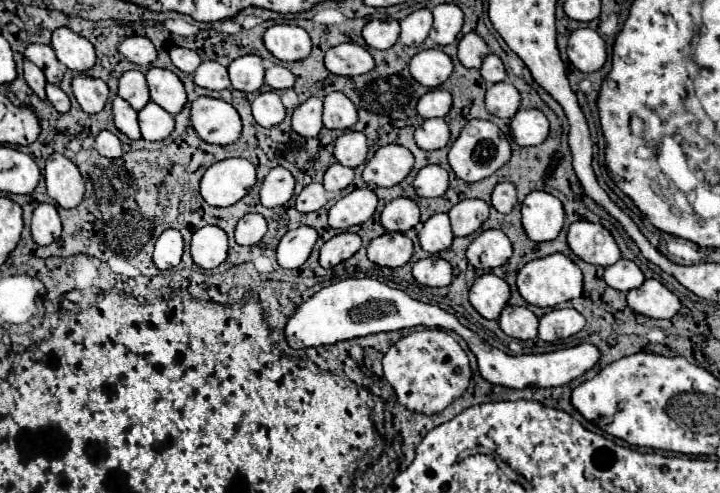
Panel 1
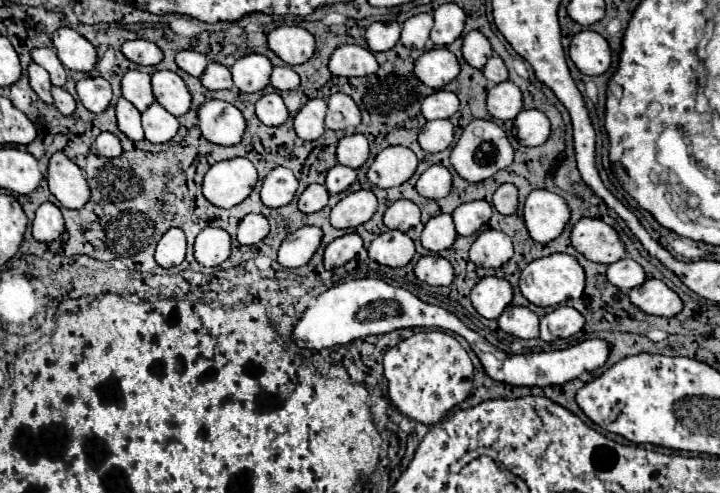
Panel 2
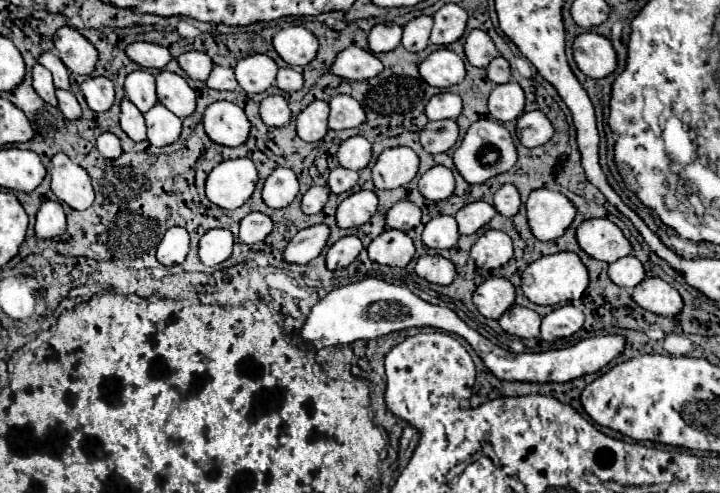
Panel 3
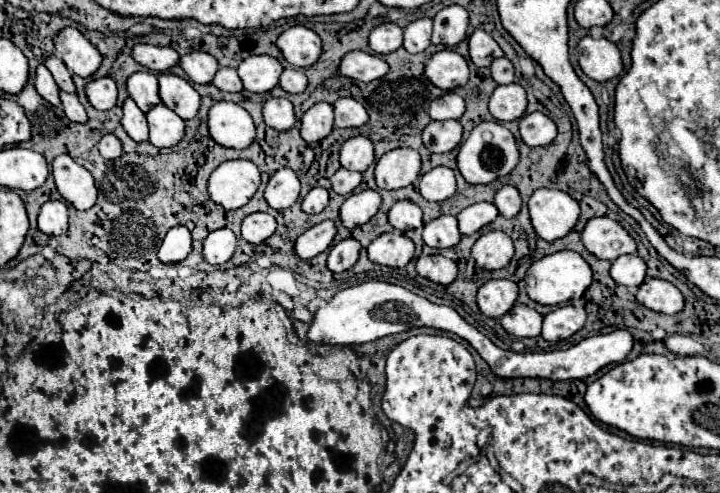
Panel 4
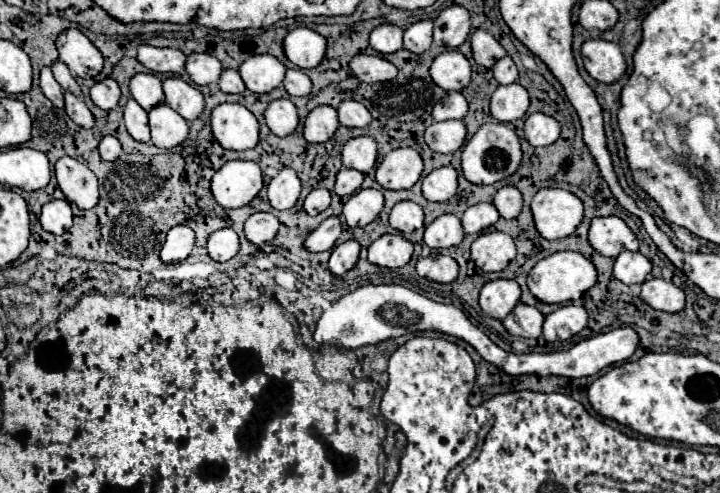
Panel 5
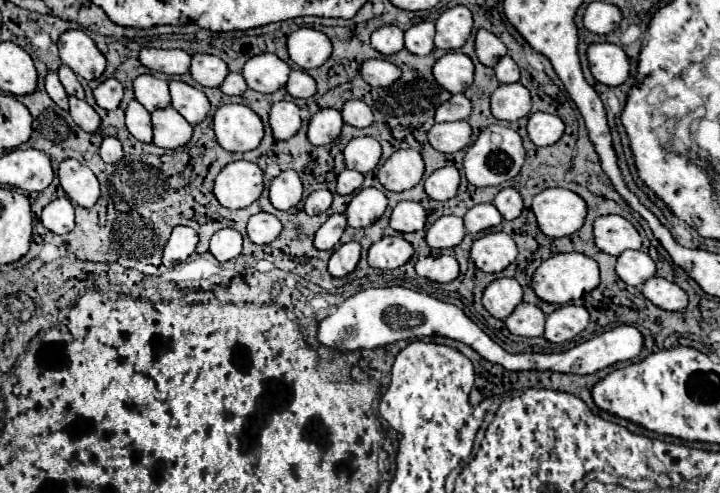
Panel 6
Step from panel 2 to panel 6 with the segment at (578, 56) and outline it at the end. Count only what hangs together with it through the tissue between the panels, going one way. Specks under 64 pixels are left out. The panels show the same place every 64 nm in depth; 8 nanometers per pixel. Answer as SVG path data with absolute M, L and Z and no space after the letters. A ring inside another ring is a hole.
M592 44L588 48L588 62L594 78L610 88L622 86L630 76L628 56L616 44Z

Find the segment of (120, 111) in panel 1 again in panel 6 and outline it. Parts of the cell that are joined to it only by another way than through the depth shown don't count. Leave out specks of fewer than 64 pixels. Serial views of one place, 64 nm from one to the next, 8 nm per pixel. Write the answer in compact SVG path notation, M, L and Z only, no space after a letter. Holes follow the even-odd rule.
M134 98L126 108L126 126L130 134L140 142L152 142L150 112Z

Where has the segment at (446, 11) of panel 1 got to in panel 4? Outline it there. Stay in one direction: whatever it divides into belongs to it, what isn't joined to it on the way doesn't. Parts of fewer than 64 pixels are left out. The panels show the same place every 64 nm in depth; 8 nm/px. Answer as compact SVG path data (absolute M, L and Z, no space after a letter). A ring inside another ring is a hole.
M446 6L434 16L434 34L432 44L456 46L466 38L468 32L468 12L462 6Z

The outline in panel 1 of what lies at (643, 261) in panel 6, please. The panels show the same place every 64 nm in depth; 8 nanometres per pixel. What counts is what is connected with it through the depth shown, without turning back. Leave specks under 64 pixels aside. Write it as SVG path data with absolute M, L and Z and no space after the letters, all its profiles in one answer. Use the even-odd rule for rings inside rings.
M620 258L616 264L612 264L612 266L606 268L604 280L606 280L608 286L612 286L612 288L616 288L616 290L620 290L620 292L626 294L632 288L642 286L644 274L642 274L642 270L632 260Z

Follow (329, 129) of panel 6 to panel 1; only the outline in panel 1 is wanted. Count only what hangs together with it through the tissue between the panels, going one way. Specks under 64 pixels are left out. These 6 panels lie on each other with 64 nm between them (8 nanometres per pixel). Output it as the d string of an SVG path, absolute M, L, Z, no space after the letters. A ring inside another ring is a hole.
M308 98L292 112L292 128L304 136L312 138L322 130L322 100Z

